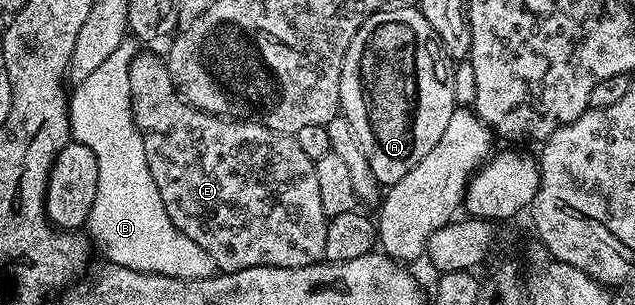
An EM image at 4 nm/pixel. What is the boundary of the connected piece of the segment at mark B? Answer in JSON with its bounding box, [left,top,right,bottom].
[68,39,217,281]

